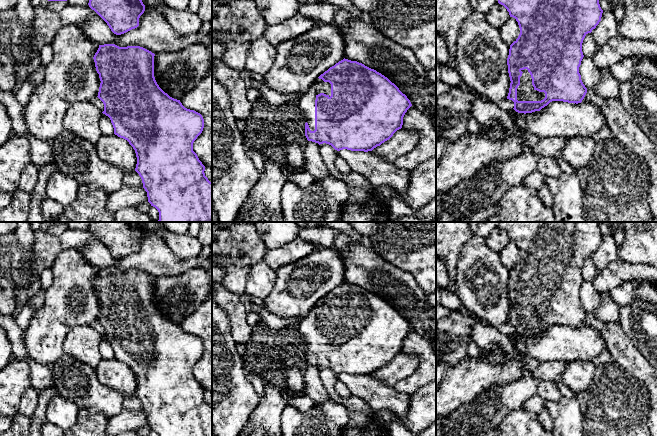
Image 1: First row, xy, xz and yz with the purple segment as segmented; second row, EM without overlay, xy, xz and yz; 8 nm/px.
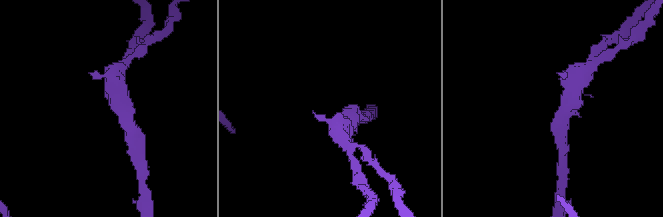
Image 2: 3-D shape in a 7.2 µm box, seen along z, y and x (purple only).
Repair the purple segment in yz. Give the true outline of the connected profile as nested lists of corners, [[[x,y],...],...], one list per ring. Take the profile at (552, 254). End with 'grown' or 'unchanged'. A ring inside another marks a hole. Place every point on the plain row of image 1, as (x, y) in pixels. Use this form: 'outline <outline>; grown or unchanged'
outline [[[498,222],[518,246],[520,258],[510,269],[507,282],[510,312],[507,323],[514,326],[514,334],[518,337],[540,335],[552,325],[581,327],[587,312],[581,304],[579,291],[584,281],[582,267],[585,260],[591,257],[601,245],[603,234],[600,222]]]; grown

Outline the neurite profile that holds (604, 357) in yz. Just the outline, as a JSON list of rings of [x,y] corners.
[[[606,349],[605,351],[603,351],[602,353],[600,353],[598,356],[594,357],[591,362],[595,365],[601,365],[601,364],[605,364],[607,362],[611,361],[611,355],[608,351],[608,349]]]

